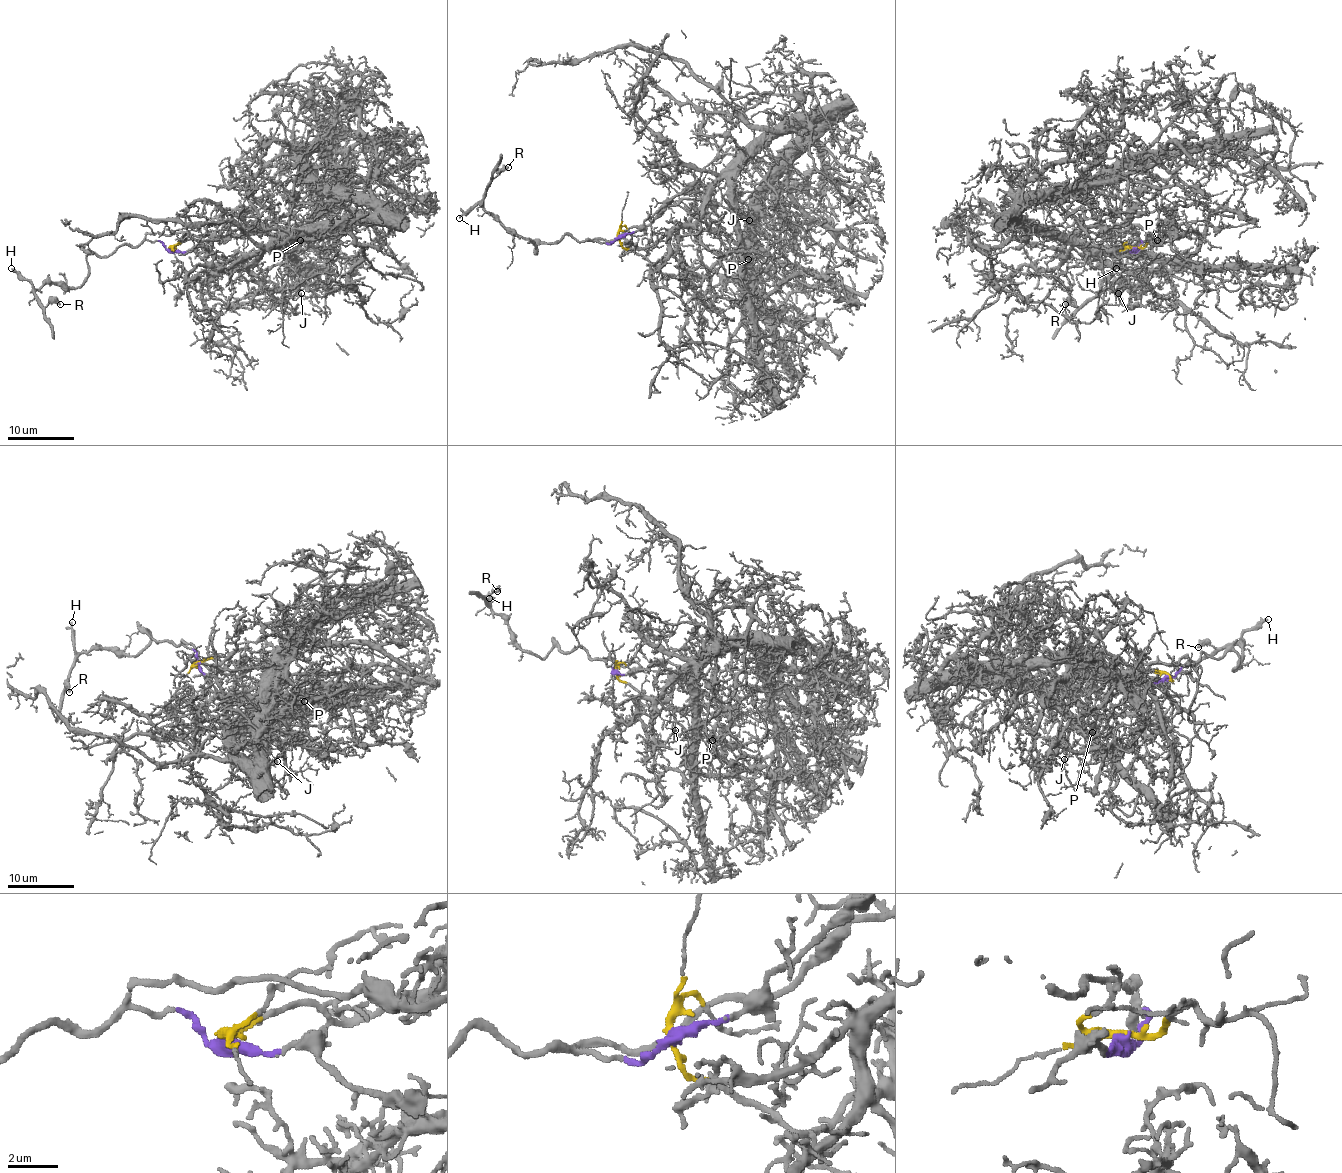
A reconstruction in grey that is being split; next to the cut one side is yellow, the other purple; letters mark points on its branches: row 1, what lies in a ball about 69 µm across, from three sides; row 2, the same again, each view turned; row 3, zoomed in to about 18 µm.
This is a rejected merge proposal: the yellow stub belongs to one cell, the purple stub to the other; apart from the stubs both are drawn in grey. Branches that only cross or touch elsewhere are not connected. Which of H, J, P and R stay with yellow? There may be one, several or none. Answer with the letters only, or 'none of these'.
J, P

